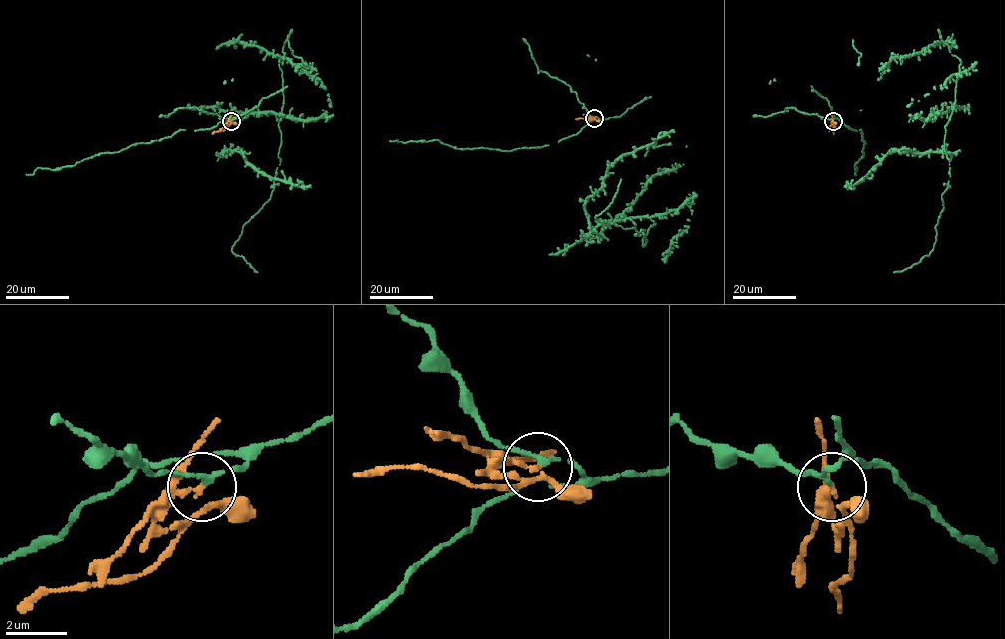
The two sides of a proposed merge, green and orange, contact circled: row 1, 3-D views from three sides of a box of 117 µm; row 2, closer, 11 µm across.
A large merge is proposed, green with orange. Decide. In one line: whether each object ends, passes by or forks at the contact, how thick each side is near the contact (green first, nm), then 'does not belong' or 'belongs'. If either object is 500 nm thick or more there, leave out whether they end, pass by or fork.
green passes by; orange passes by; 130 nm thick on the green side, 120 nm on the other; does not belong

